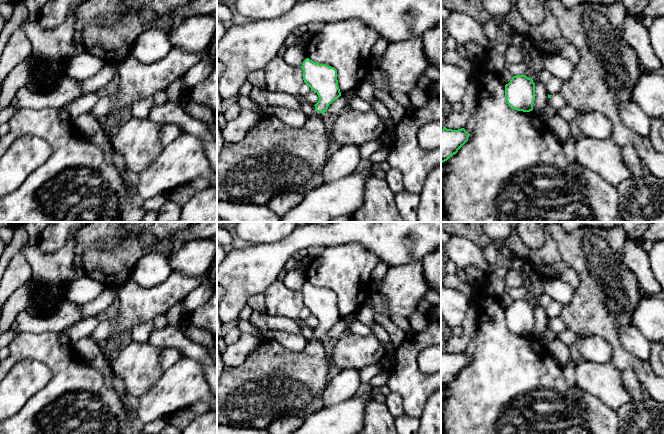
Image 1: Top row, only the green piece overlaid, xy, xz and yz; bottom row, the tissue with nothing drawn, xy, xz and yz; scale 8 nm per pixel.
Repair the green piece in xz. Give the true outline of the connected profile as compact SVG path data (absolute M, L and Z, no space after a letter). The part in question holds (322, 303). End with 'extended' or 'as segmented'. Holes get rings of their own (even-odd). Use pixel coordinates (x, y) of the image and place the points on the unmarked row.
M306 282L301 290L303 294L303 304L304 306L314 315L318 321L318 326L314 329L315 335L312 339L307 340L308 342L323 341L324 337L327 335L329 329L341 320L341 316L338 310L337 304L337 294L326 288L316 287L309 282Z; extended

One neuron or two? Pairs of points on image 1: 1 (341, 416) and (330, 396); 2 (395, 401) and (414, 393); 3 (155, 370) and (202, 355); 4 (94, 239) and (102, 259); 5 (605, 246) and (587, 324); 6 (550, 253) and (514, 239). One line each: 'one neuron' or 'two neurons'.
1: two neurons
2: two neurons
3: two neurons
4: two neurons
5: one neuron
6: one neuron

